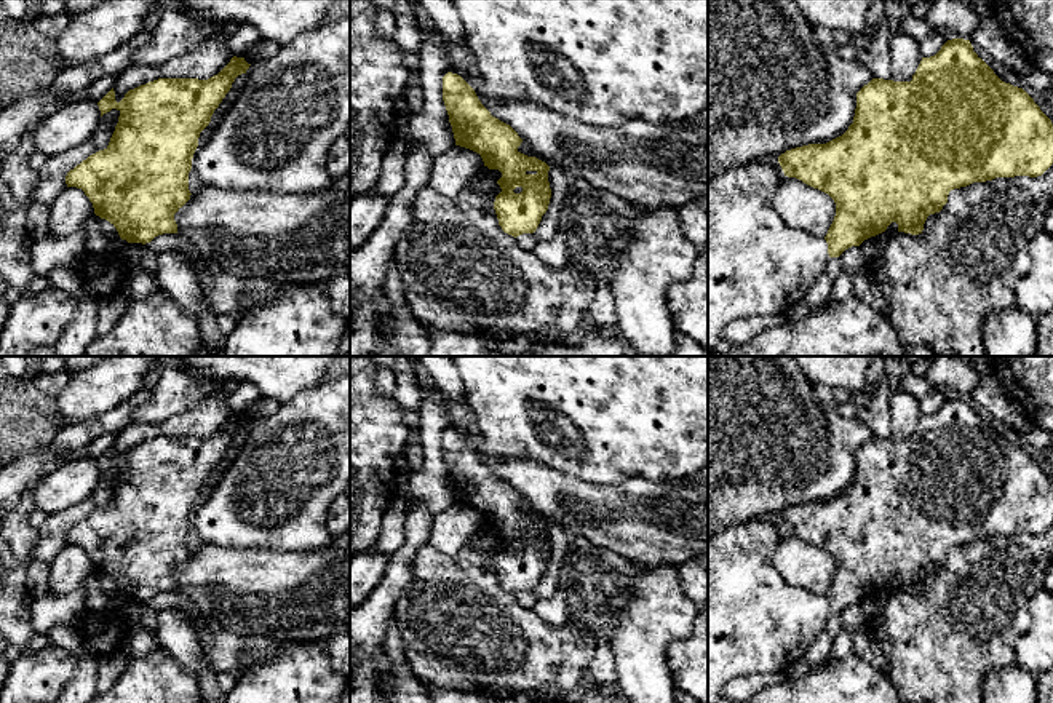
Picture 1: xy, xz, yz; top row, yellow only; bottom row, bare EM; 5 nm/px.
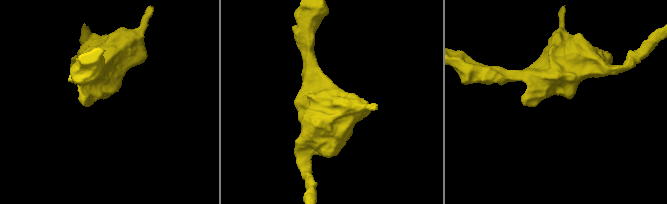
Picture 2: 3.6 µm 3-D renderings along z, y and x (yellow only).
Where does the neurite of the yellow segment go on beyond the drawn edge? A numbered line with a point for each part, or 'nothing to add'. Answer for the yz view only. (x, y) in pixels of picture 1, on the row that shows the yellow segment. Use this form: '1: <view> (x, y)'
nothing to add

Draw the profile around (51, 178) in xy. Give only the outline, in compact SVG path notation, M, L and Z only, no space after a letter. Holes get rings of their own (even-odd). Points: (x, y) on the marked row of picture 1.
M112 109L101 117L99 126L85 144L64 153L48 157L45 166L37 173L37 184L32 190L32 201L50 206L54 198L67 187L67 173L89 155L107 149L118 123L118 117L120 110Z

